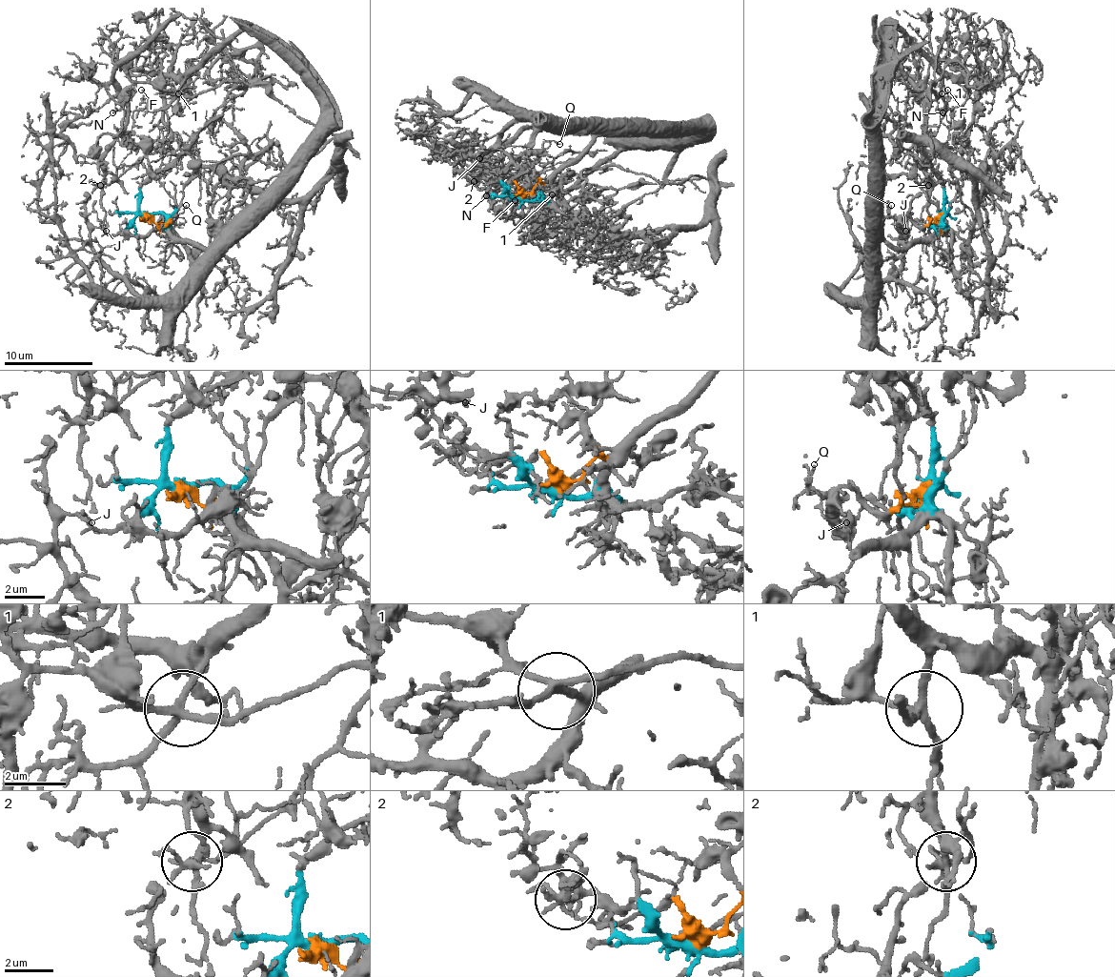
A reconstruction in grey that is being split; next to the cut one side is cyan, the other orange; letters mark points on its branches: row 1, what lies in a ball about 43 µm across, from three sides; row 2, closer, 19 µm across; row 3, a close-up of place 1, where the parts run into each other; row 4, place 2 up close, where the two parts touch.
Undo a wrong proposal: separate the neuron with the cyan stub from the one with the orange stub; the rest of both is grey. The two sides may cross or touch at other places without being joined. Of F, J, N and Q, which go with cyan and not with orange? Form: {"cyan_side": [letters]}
{"cyan_side": ["F", "J", "N"]}

